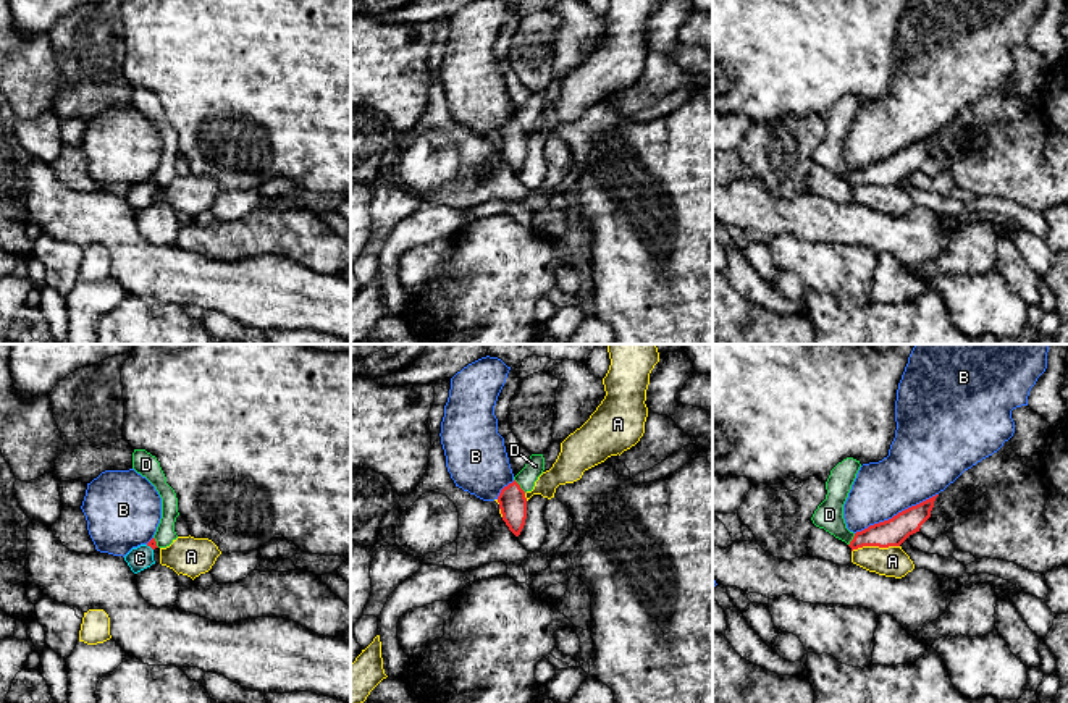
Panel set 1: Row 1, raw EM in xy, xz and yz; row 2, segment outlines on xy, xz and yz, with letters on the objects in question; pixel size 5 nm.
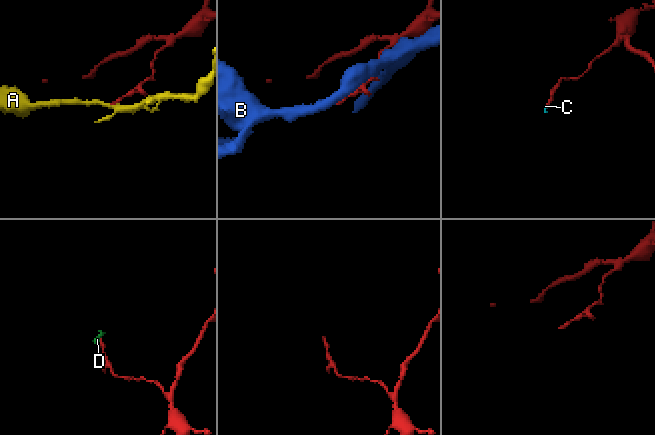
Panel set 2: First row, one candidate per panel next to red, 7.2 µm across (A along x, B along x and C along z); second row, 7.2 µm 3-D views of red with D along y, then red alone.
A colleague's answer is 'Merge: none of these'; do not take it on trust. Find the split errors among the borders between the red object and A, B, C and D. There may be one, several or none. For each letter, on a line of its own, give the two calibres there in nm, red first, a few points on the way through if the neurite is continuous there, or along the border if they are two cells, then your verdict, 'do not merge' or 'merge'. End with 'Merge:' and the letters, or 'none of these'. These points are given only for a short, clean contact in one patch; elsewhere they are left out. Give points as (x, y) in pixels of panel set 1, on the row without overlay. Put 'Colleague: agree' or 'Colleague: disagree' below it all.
A: calibres 140 and 150 nm; border yz (899, 183), (858, 185), (852, 189); do not merge
B: calibres 140 and 320 nm; do not merge
C: calibres 50 and 120 nm; way xy (152, 181), (149, 183), (139, 196); merge
D: calibres 140 and 90 nm; border xz (514, 117), (525, 130); do not merge
Merge: C
Colleague: disagree

